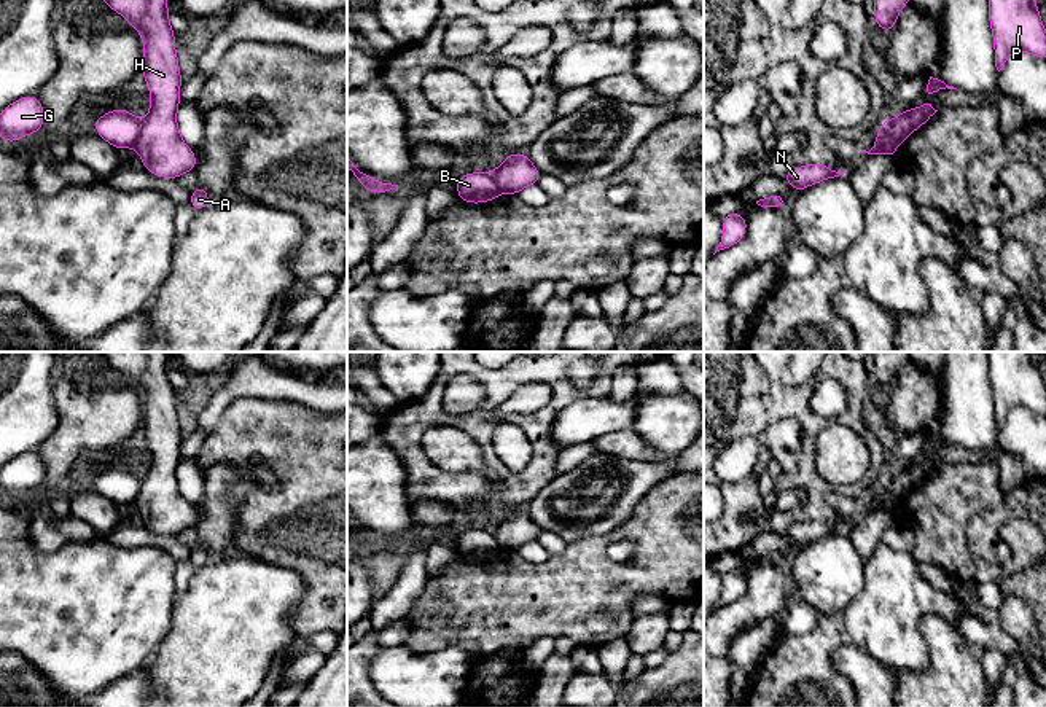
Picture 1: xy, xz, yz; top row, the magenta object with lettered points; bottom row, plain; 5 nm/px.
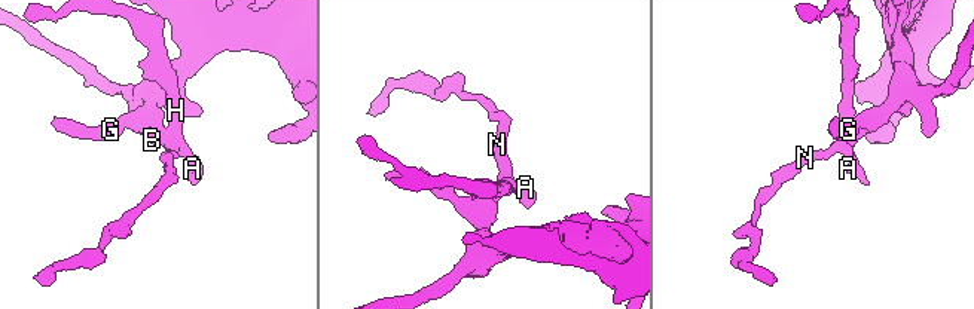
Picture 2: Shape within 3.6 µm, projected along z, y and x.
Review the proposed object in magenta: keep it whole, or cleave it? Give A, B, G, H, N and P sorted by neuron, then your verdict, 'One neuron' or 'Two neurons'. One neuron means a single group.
Groups: A H N / B G P. Two neurons

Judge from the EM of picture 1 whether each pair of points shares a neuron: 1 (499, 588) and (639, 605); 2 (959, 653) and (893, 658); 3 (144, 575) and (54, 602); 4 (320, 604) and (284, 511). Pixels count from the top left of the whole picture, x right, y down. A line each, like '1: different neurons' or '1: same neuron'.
1: different neurons
2: different neurons
3: same neuron
4: same neuron

